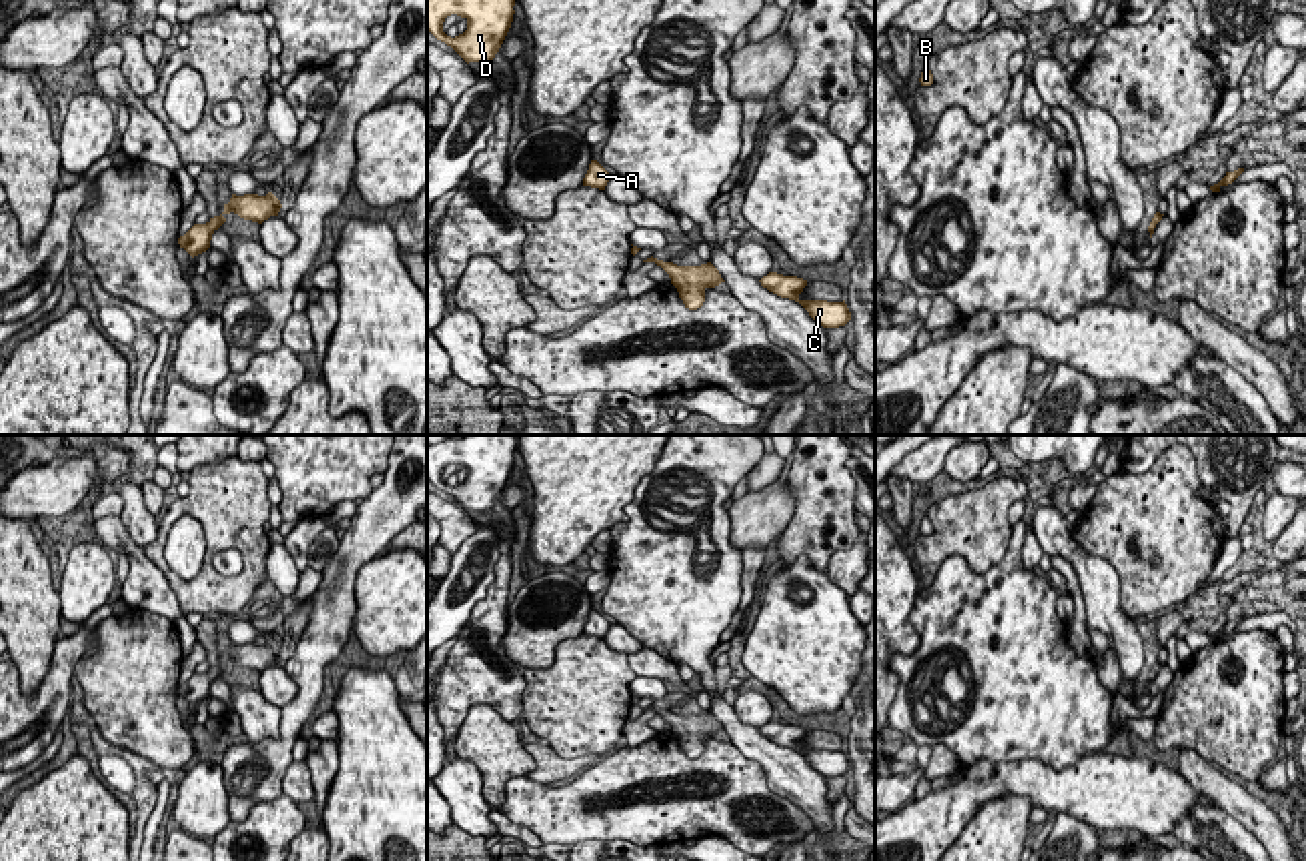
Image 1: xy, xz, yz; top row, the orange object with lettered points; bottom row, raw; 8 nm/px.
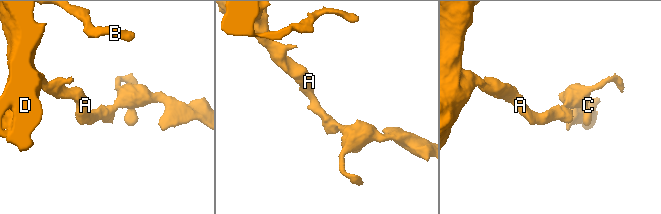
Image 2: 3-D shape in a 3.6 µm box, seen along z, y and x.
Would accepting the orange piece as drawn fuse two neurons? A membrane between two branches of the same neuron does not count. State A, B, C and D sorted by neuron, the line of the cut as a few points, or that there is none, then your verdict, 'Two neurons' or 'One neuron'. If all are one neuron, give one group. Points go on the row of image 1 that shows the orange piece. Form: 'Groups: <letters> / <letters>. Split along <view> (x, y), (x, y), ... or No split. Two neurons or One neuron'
Groups: A B C D. No split. One neuron

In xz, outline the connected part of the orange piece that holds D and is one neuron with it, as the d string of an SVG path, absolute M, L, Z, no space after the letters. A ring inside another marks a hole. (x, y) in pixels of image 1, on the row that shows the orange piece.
M427 0L427 30L451 46L467 64L493 60L511 22L515 0ZM447 16L467 20L467 30L455 38L443 32Z

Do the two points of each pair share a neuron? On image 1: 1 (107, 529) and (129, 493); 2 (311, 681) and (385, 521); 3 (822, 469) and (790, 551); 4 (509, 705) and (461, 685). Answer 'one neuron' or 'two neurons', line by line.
1: two neurons
2: one neuron
3: one neuron
4: one neuron

